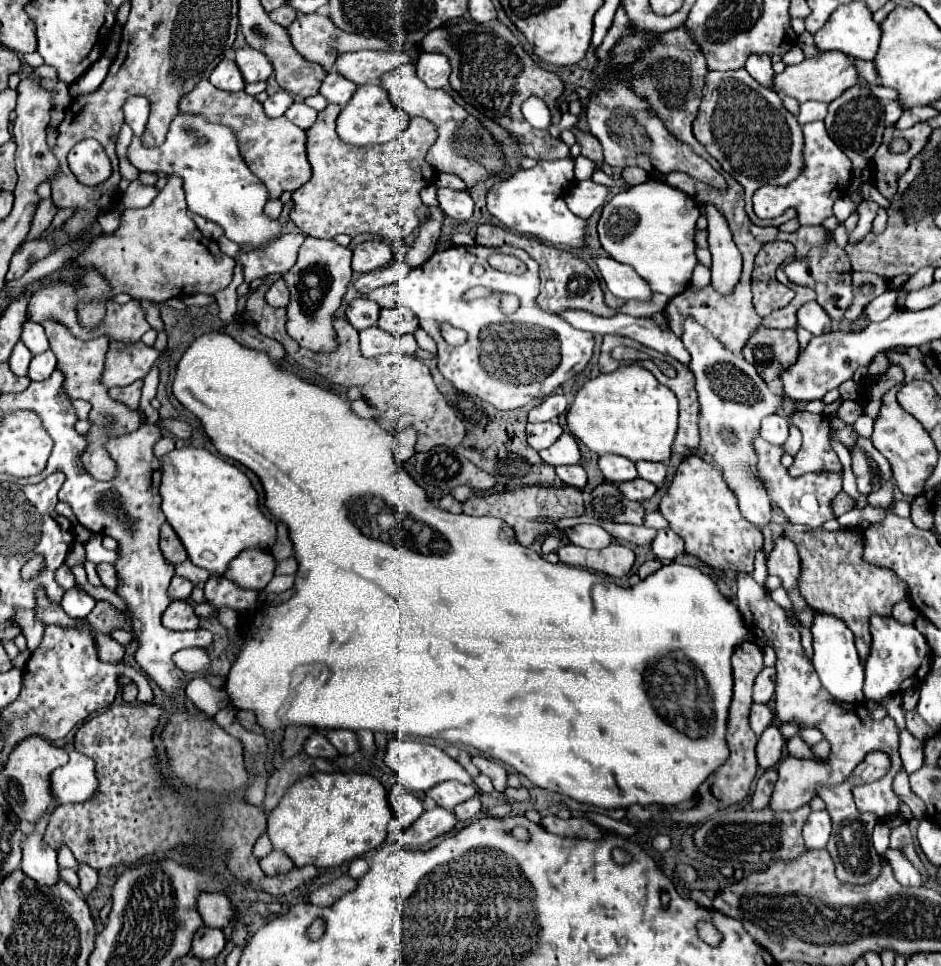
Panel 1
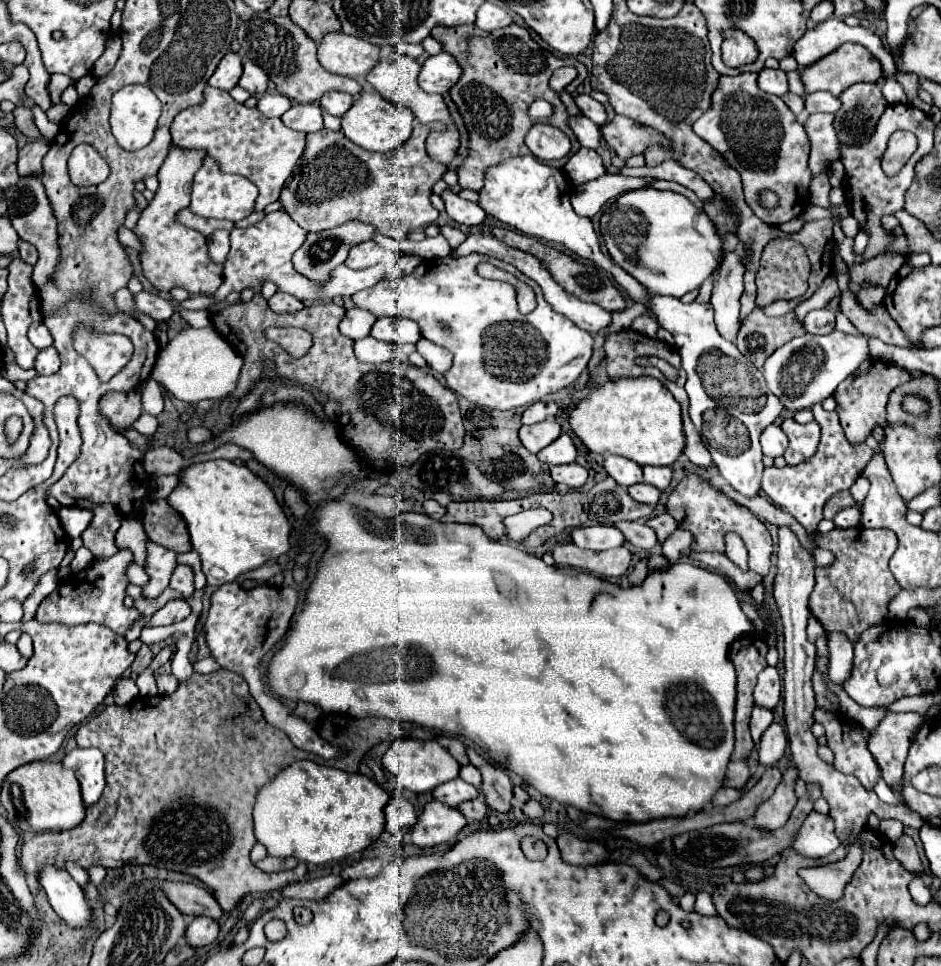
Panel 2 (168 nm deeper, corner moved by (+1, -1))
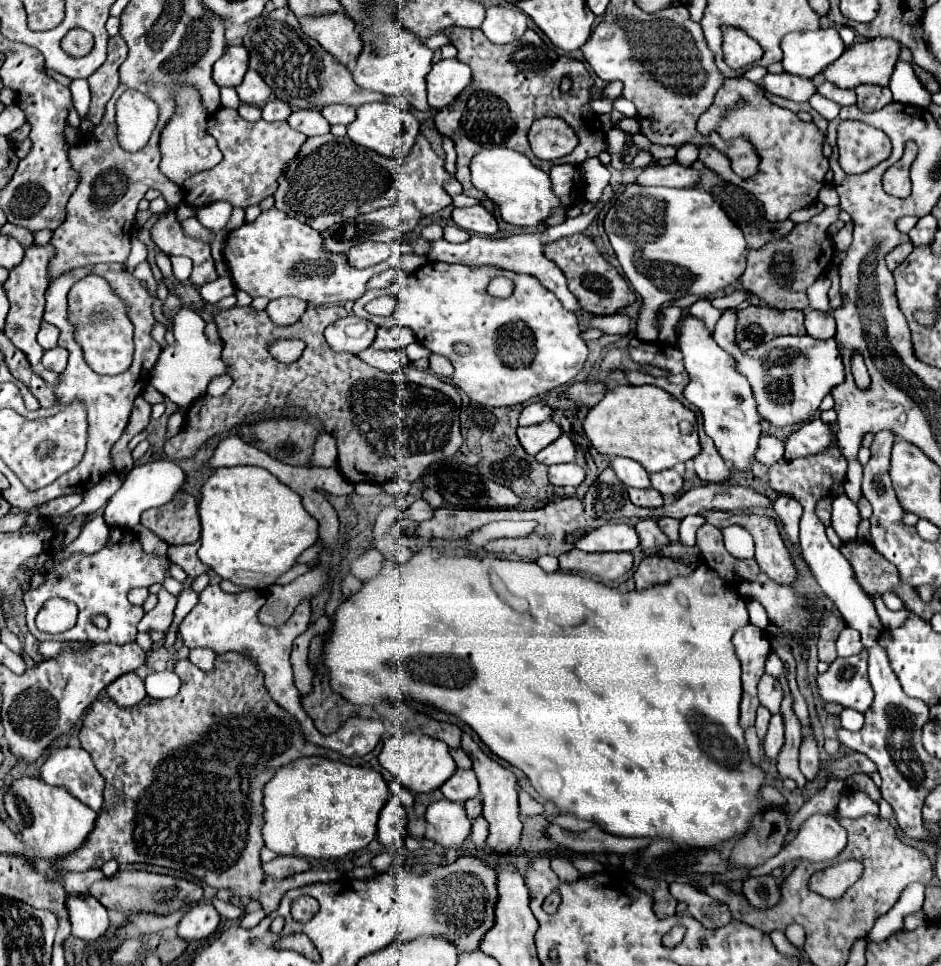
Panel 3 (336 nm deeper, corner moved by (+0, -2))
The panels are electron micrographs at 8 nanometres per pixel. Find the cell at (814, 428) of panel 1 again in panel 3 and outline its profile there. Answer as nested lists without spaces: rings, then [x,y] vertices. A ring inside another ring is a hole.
[[[820,418],[808,420],[786,440],[784,460],[818,454],[822,452],[822,448],[830,448],[830,444],[836,444],[836,436],[832,434],[830,426],[824,424]]]

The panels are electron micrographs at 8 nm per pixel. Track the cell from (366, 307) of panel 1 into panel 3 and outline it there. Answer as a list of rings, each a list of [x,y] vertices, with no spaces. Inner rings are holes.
[[[346,316],[324,330],[324,338],[334,352],[358,354],[376,338],[376,326],[358,316]]]

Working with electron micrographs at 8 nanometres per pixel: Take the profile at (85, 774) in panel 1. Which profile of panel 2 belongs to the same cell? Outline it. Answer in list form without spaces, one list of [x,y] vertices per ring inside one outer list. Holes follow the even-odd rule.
[[[73,749],[63,761],[65,767],[77,767],[77,781],[81,785],[81,797],[85,805],[97,803],[105,789],[105,773],[103,773],[103,755],[99,749]]]

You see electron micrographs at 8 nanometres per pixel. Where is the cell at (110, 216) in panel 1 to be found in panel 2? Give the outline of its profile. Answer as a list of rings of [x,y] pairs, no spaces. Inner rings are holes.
[[[125,226],[121,227],[118,231],[118,239],[119,241],[128,247],[134,248],[139,251],[141,249],[141,244],[137,239],[136,235]]]

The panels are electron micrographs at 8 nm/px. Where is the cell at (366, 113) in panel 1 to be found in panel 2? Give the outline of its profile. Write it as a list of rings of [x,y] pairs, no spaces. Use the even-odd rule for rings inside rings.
[[[365,91],[351,105],[351,109],[343,115],[341,129],[347,135],[347,139],[353,141],[355,145],[359,145],[363,149],[369,149],[369,151],[387,153],[387,151],[397,149],[403,141],[409,139],[413,119],[415,117],[413,117],[413,113],[409,109],[403,109],[403,107],[395,105],[395,103],[389,103],[377,91]]]

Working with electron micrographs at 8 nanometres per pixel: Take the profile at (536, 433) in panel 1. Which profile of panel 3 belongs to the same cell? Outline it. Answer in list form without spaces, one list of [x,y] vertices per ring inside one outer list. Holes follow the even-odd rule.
[[[552,420],[534,424],[534,426],[526,426],[526,428],[518,428],[518,440],[522,448],[532,456],[536,456],[548,444],[552,444],[558,436],[562,436],[562,430]]]

